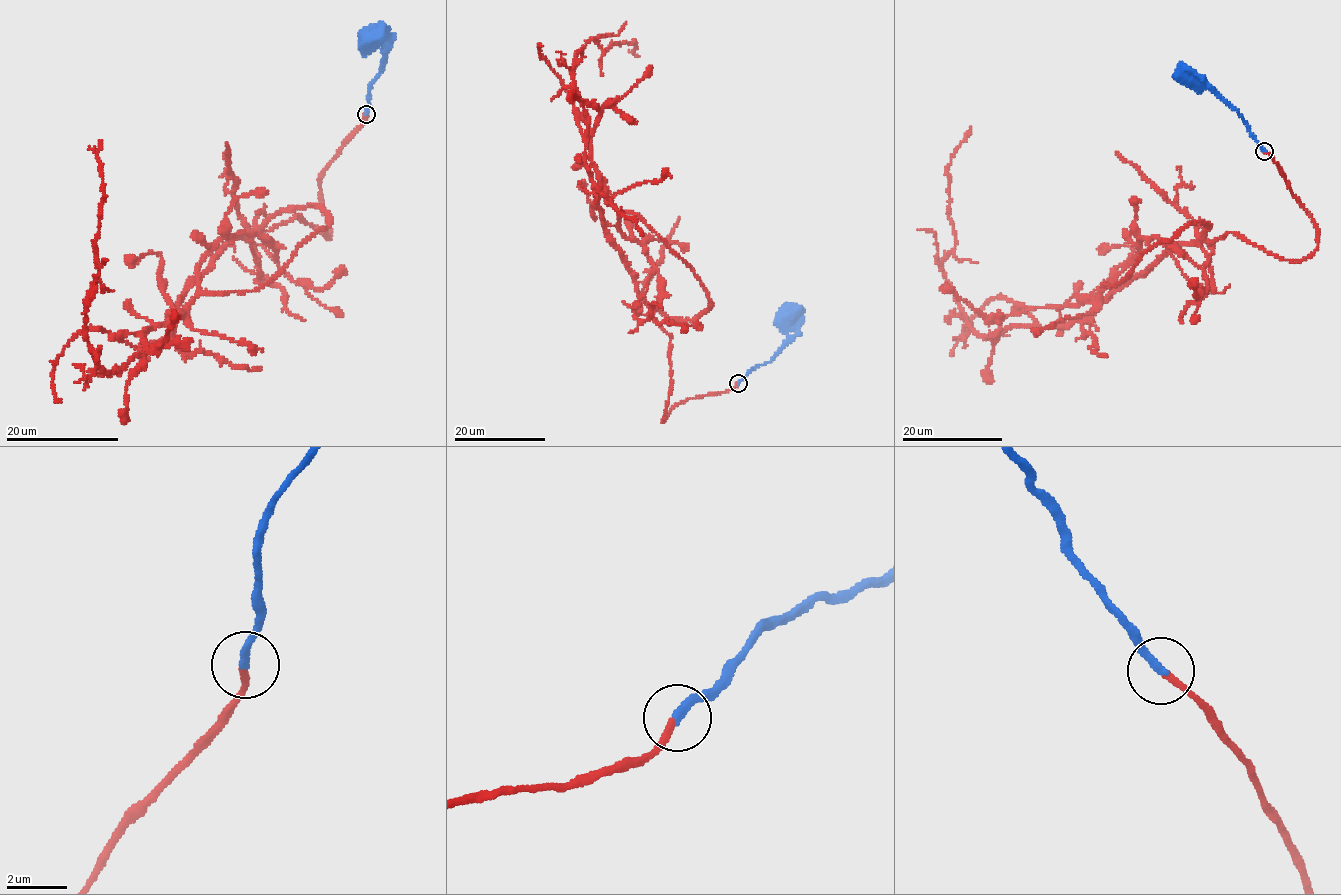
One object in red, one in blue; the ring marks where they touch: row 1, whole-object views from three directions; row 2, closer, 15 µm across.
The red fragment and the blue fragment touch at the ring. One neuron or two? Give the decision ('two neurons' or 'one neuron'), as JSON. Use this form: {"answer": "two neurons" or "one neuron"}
{"answer": "one neuron"}

